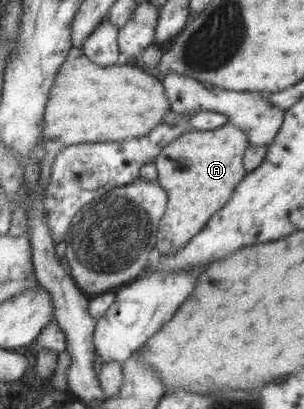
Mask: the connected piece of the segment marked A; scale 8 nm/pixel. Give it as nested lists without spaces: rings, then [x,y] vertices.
[[[229,122],[219,128],[208,131],[188,131],[180,137],[165,145],[154,158],[154,165],[157,171],[158,185],[166,191],[165,210],[158,222],[158,231],[154,240],[154,248],[162,254],[174,254],[182,249],[193,235],[199,233],[204,227],[205,221],[216,213],[217,209],[223,207],[228,201],[232,190],[242,181],[247,174],[242,169],[242,156],[244,150],[249,146],[245,133],[234,127]]]

